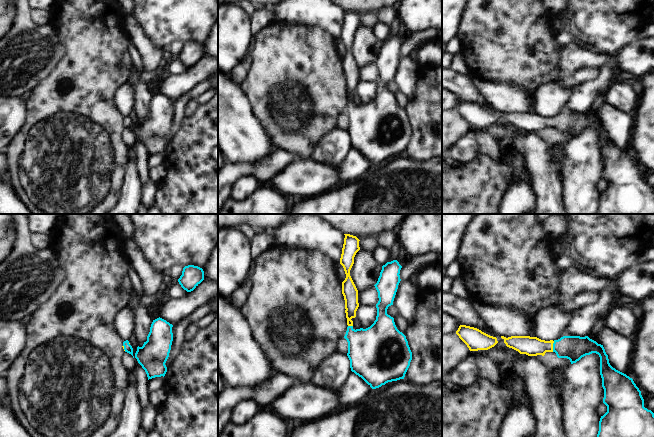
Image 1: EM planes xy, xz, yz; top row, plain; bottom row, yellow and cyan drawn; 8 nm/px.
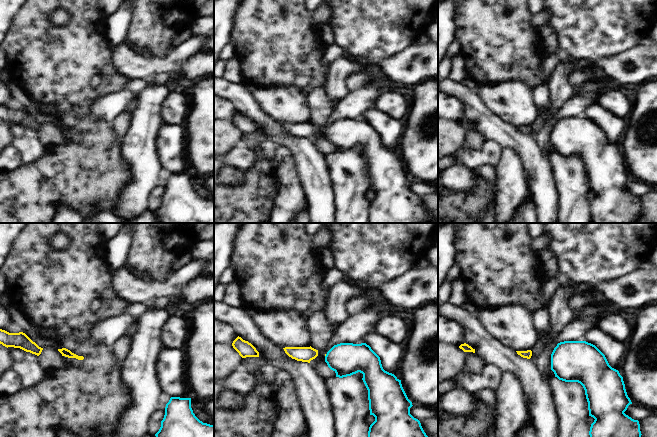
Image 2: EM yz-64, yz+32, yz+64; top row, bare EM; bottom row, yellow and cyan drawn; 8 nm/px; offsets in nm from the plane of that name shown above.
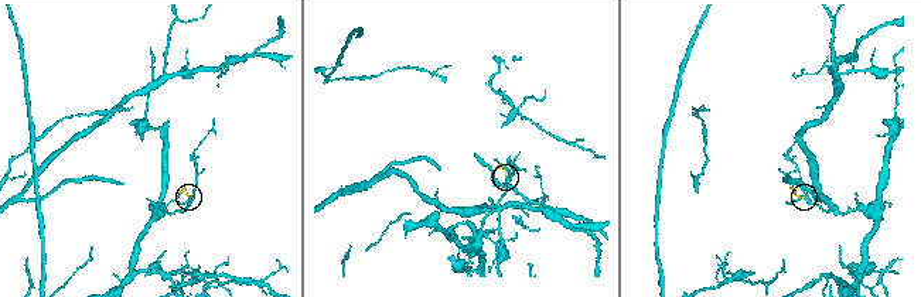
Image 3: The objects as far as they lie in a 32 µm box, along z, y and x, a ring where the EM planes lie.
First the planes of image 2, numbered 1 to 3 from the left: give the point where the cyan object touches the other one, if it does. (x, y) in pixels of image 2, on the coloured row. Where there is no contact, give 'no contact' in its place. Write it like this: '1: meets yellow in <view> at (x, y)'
1: no contact
2: no contact
3: no contact

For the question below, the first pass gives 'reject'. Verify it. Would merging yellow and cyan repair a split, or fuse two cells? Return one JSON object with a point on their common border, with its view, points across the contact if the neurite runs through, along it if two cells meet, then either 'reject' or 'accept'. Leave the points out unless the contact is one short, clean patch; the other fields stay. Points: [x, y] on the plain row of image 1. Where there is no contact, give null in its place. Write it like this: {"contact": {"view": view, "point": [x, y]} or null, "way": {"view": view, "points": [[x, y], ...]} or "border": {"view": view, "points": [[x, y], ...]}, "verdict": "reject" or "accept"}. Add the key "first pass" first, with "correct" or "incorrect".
{"first pass": "incorrect", "contact": {"view": "yz", "point": [552, 122]}, "way": {"view": "yz", "points": [[532, 122], [552, 122], [573, 124]]}, "verdict": "accept"}

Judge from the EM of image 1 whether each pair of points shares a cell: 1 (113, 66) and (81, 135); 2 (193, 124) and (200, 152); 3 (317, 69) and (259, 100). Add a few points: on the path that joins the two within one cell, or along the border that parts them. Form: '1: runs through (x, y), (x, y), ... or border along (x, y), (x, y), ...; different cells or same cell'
1: runs through (96, 83), (81, 98), (81, 118); same cell
2: runs through (195, 131), (195, 145); same cell
3: runs through (303, 76), (279, 100), (273, 100); same cell

